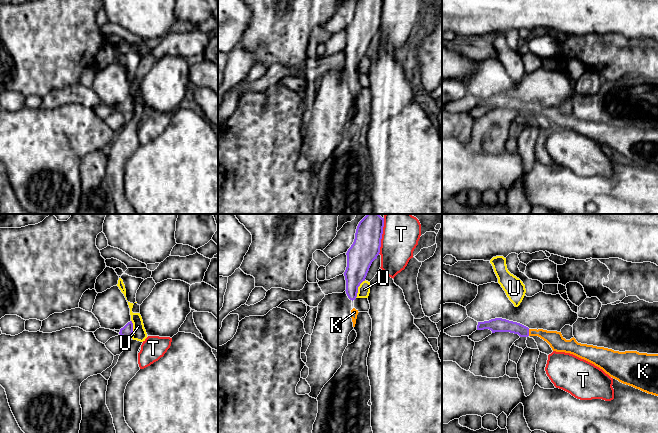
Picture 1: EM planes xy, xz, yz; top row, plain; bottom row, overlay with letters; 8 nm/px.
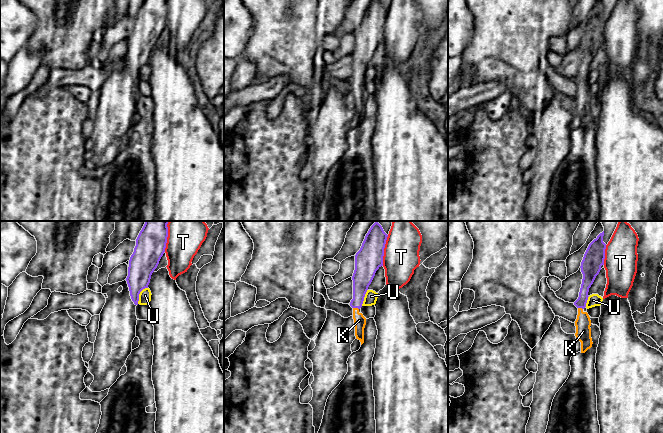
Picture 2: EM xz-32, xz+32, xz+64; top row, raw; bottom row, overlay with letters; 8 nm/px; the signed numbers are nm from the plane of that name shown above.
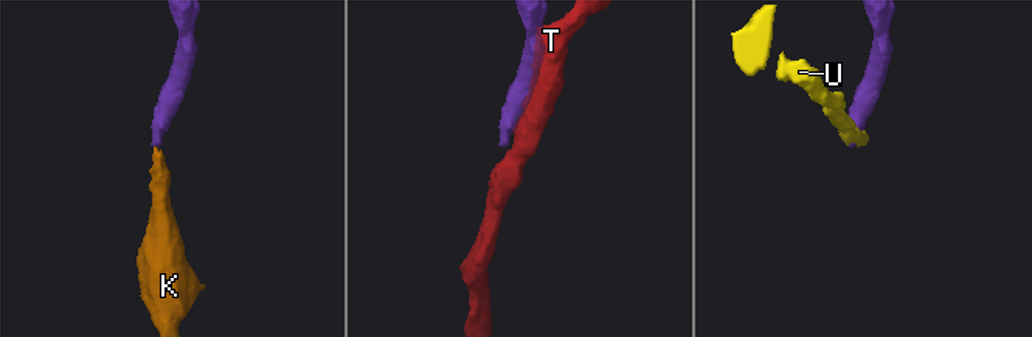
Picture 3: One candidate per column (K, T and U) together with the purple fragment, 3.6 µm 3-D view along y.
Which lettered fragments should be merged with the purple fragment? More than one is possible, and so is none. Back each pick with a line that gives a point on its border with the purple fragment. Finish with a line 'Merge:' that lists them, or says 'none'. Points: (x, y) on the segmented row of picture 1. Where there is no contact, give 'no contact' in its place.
K: yz (528, 332)
Merge: K

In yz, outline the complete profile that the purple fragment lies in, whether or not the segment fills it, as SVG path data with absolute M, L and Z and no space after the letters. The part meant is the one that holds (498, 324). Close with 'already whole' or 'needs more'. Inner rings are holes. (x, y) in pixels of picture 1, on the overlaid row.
M495 318L489 321L478 322L477 330L489 329L495 332L510 332L520 337L538 336L546 341L553 351L573 354L602 369L610 377L619 382L632 386L648 394L658 396L658 354L639 353L637 351L619 352L612 349L581 344L573 337L566 340L561 332L547 331L543 329L529 329L528 327L513 321L502 318Z; needs more

